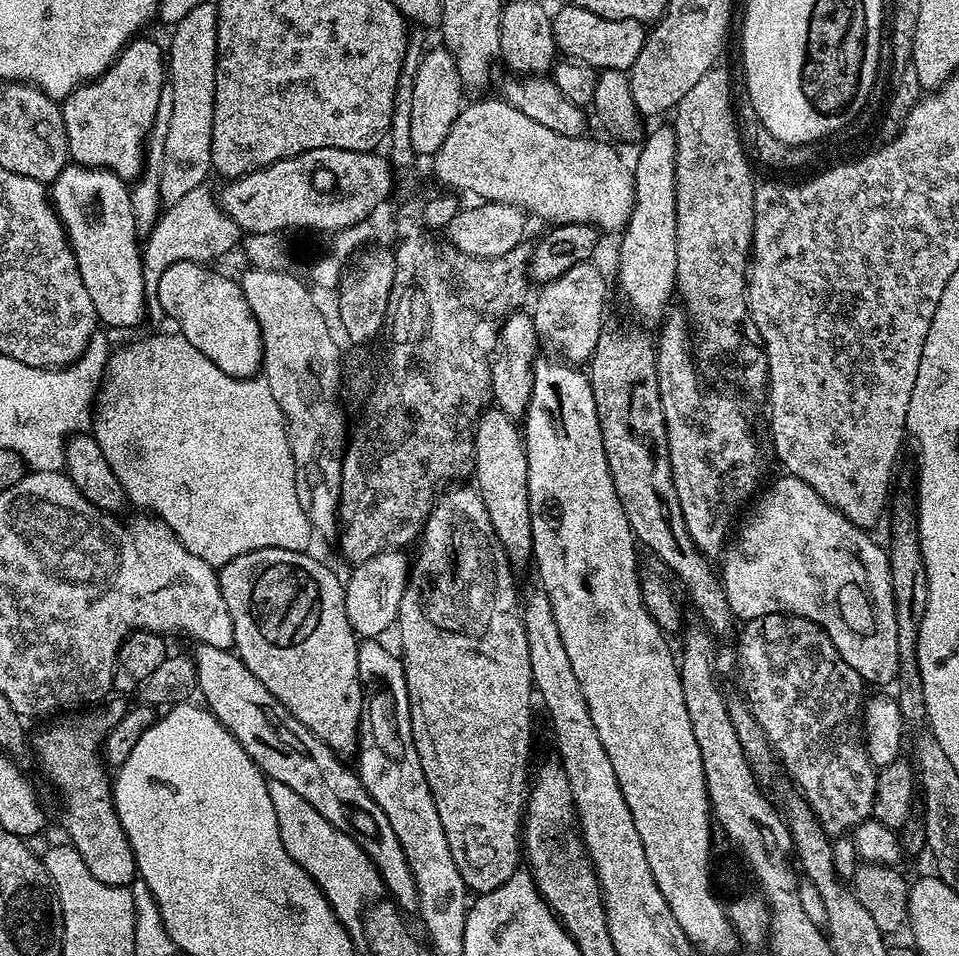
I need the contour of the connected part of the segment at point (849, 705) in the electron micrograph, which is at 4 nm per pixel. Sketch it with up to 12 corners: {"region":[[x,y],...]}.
{"region":[[814,621],[740,632],[739,687],[833,838],[872,816],[866,685]]}

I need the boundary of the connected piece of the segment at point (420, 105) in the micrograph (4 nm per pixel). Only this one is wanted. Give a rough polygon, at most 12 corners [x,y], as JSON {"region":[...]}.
{"region":[[429,47],[414,76],[410,139],[435,157],[466,103],[455,58]]}

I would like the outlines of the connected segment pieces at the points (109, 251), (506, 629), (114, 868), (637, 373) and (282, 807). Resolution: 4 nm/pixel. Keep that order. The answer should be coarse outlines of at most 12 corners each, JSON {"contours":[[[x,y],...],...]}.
{"contours":[[[69,163],[50,185],[97,321],[144,320],[129,185]],[[475,487],[437,495],[396,624],[467,891],[522,864],[530,646]],[[130,704],[49,719],[37,736],[64,799],[67,839],[106,886],[136,859],[118,822],[102,741]],[[605,327],[586,368],[632,535],[699,619],[734,623],[674,490],[654,340]],[[268,780],[286,854],[349,933],[381,891],[340,833],[290,786]]]}

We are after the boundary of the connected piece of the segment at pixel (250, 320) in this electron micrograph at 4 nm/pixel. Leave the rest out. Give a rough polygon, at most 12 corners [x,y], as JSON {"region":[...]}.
{"region":[[176,262],[155,303],[183,343],[240,379],[264,363],[239,283]]}

